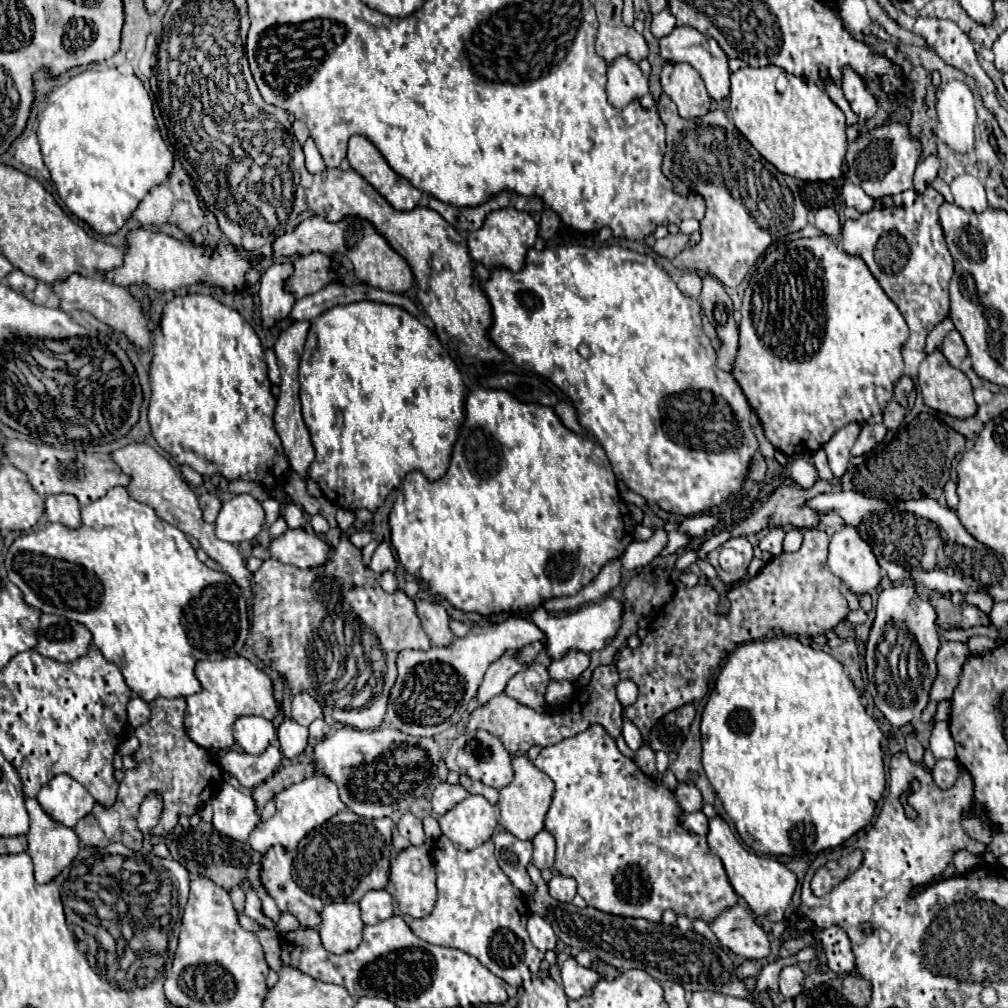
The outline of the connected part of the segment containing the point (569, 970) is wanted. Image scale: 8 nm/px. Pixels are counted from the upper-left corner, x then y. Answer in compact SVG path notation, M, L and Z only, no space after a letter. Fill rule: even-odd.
M574 957L562 963L562 987L568 999L580 999L582 995L588 995L598 979L600 977L596 971L580 967Z

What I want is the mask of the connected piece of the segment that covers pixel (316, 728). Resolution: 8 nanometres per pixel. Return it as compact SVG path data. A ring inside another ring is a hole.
M316 719L312 725L310 725L310 737L316 737L316 739L322 739L324 735L330 733L330 725L324 721L324 719Z

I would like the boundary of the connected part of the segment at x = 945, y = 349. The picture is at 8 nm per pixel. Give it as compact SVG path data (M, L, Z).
M950 331L950 333L944 337L940 351L944 353L944 357L948 359L948 363L950 363L952 367L960 367L962 359L968 355L968 353L966 353L966 345L964 345L964 341L962 341L962 337L960 337L958 331Z

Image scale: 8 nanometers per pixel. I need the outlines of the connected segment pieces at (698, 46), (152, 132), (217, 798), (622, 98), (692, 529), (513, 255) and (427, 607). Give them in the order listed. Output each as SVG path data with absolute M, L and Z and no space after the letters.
M680 27L680 29L674 29L670 35L662 37L660 39L660 57L666 59L666 61L670 61L670 63L684 61L690 67L694 67L702 75L704 85L708 89L708 95L714 101L720 101L720 99L724 99L730 93L730 79L728 79L730 71L728 71L728 57L726 57L726 53L718 47L718 43L714 39L704 37L696 29L692 29L692 27Z
M114 67L84 71L56 87L42 113L38 141L58 195L100 235L120 231L148 191L162 185L174 169L144 83Z
M224 783L211 798L212 825L216 831L232 837L234 841L248 841L252 829L260 823L260 809L256 801L245 793Z
M616 57L608 65L608 101L616 109L624 109L630 101L640 99L648 93L648 79L642 75L638 63L628 57Z
M696 515L696 517L688 517L680 523L678 531L686 533L688 537L696 539L696 537L704 537L708 531L712 531L718 525L718 517L716 515Z
M506 207L500 211L494 211L484 221L482 229L472 231L468 235L468 247L470 257L476 263L482 263L486 269L510 269L520 271L526 261L528 249L534 247L538 237L538 225L526 211L516 211L514 207Z
M414 599L418 617L422 621L422 627L426 635L430 637L432 645L448 645L452 639L452 633L448 629L448 613L440 603L432 603L426 599Z

